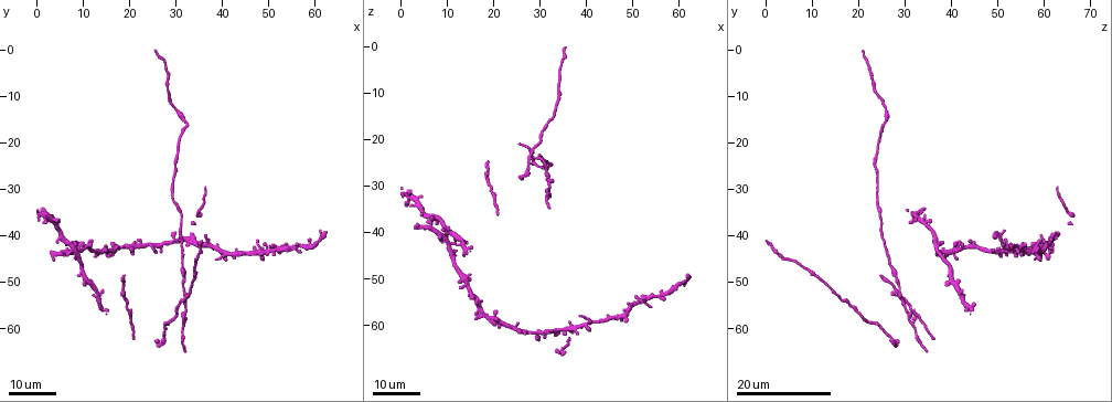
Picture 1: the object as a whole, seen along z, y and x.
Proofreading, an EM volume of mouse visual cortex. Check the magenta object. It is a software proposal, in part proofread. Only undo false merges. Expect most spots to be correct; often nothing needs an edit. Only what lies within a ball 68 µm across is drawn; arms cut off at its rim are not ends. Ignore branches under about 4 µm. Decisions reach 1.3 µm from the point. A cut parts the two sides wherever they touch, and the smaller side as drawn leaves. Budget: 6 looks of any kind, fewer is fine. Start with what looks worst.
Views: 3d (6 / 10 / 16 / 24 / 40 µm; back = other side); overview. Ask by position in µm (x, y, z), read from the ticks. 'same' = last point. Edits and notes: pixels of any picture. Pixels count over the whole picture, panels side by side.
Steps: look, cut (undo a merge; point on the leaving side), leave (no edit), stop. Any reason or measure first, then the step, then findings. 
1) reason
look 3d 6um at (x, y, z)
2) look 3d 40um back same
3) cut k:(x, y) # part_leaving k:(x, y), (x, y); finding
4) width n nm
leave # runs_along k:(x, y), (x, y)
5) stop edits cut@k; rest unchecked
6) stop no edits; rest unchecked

three arms meet
look 3d 24um at (32.0, 58.0, 31.0)

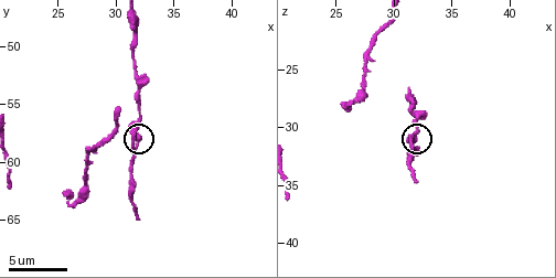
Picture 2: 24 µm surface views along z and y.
zoom in
look 3d 10um at (31.4, 58.6, 31.0)

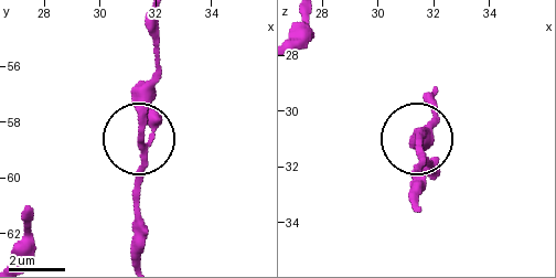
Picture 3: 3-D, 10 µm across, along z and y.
width 210 nm
leave # continuous, no second neuron

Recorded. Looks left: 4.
two arms in line, one across
look 3d 24um at (8.0, 42.5, 36.5)

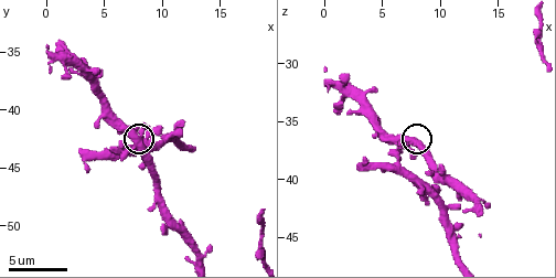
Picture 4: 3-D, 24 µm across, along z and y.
look 3d 6um at (8.0, 42.8, 36.8)

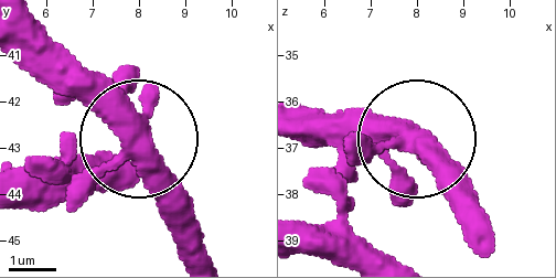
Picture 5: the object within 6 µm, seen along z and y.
leave # one neuron here

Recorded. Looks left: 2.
thick turns thin
look 3d 24um at (31.0, 18.5, 24.5)

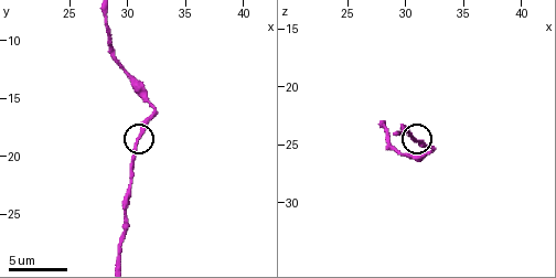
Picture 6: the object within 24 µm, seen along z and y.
zoom in
look 3d 6um at (30.8, 18.4, 24.4)

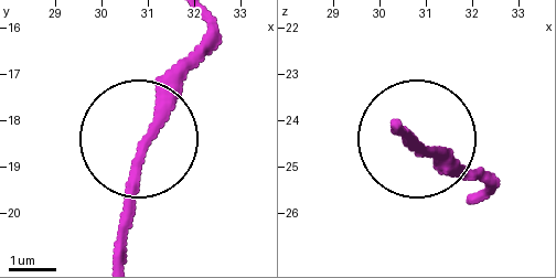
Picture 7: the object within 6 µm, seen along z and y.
leave # runs_along 7:(123, 253), (142, 134), (170, 75), (214, 31); continuous, no second neuron

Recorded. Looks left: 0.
stop no edits; rest unchecked

